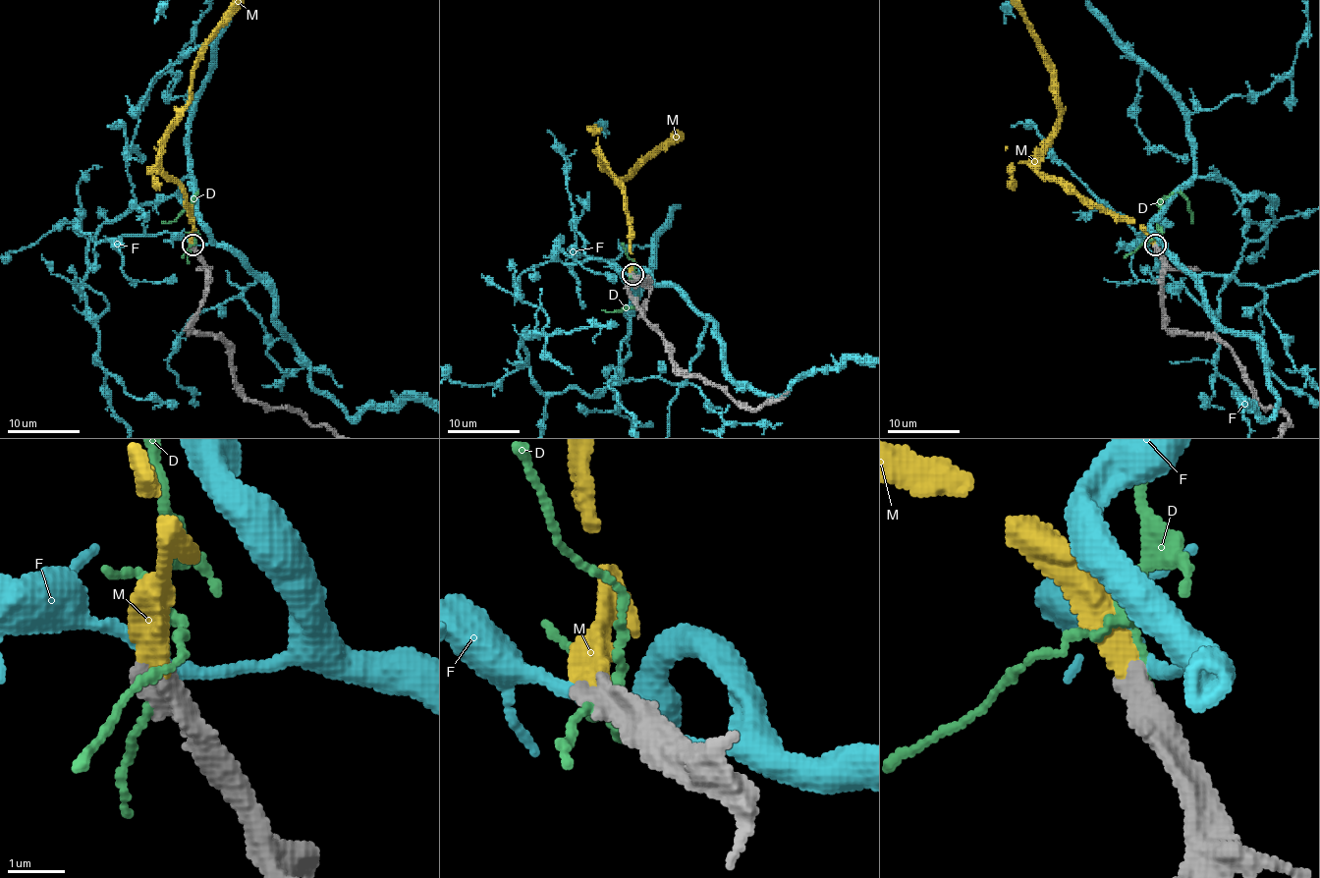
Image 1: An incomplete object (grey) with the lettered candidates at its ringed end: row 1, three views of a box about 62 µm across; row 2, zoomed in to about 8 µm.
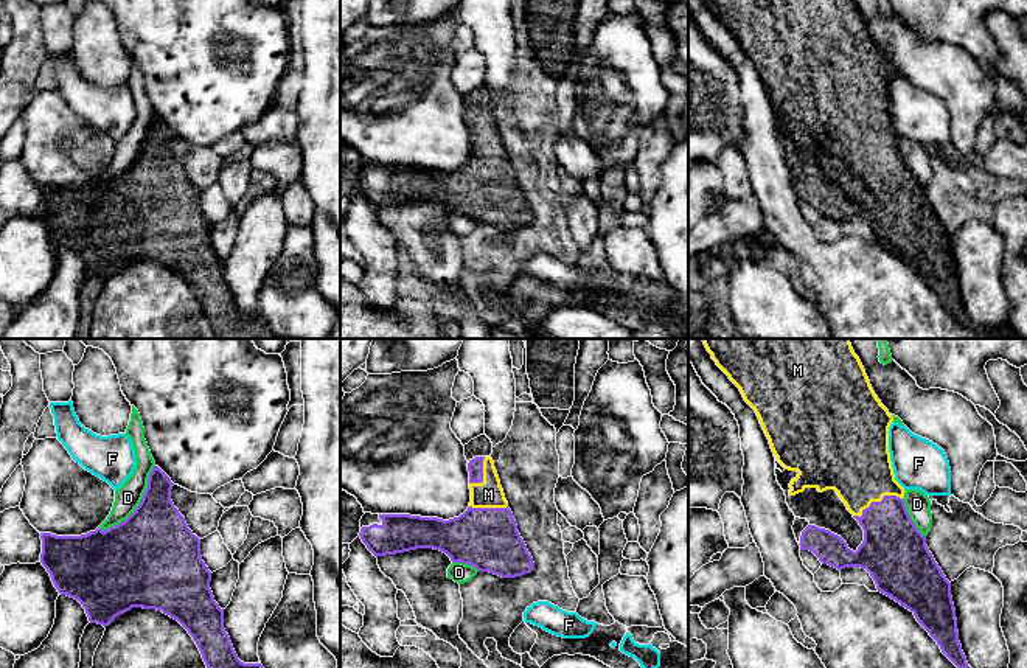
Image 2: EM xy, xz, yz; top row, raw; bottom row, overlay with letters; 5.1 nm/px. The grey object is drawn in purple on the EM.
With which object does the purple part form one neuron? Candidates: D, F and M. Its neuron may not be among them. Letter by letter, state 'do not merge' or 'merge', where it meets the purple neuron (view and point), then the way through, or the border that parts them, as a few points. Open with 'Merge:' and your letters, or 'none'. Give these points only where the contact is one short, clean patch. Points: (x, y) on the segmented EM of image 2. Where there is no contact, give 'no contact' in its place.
Merge: M
D: do not merge | xy (140, 504)
F: do not merge | no contact
M: merge | yz (877, 502)

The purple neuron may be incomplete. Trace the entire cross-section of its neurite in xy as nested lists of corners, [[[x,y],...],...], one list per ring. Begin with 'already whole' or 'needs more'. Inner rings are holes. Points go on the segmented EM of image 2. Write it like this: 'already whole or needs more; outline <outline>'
already whole; outline [[[154,466],[140,505],[121,524],[81,536],[40,533],[40,562],[61,595],[78,600],[90,623],[109,626],[132,607],[157,609],[177,620],[196,642],[207,668],[263,668],[238,659],[224,629],[224,609],[210,589],[211,572],[200,556],[200,539],[171,500],[174,483]]]

